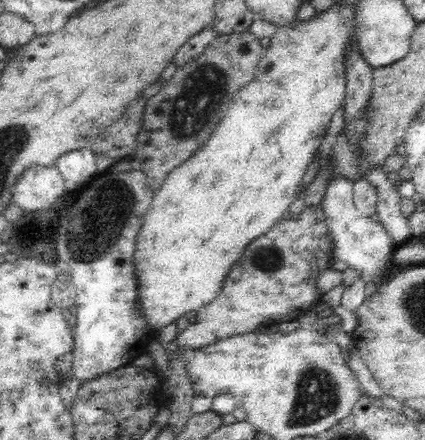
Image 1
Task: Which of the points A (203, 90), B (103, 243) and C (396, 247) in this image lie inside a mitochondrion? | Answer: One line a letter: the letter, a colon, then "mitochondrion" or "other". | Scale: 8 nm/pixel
A: mitochondrion
B: mitochondrion
C: other

